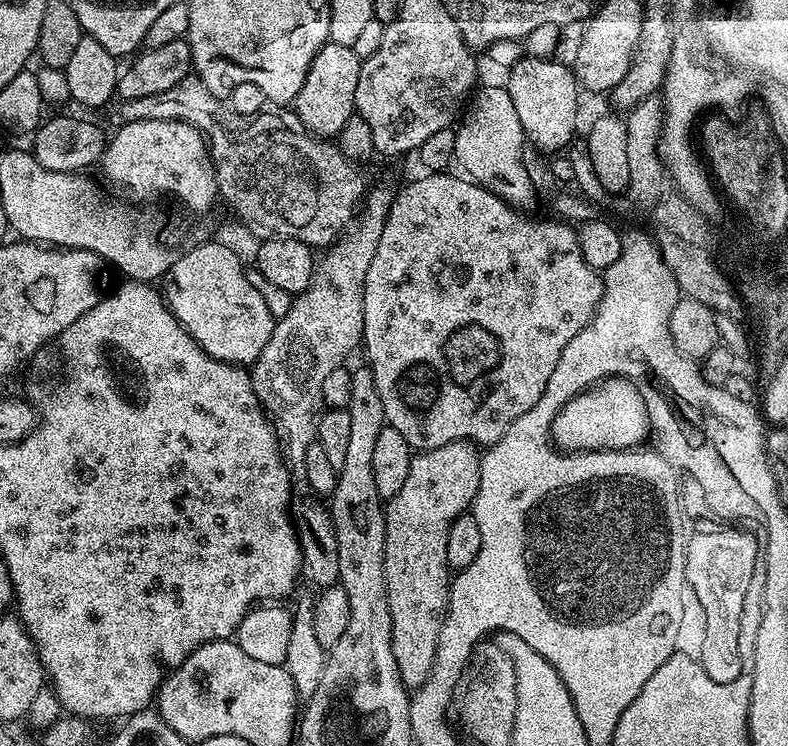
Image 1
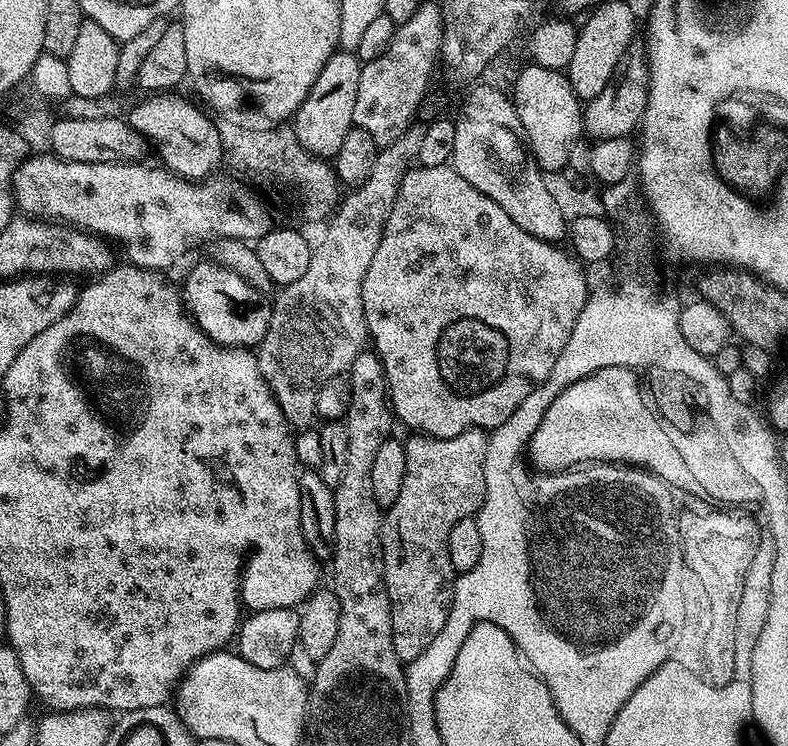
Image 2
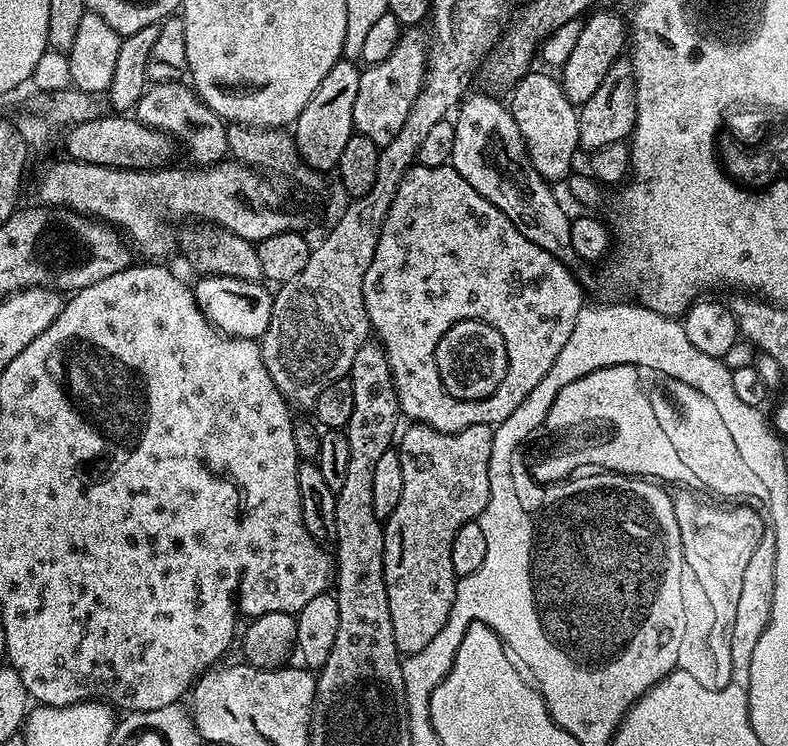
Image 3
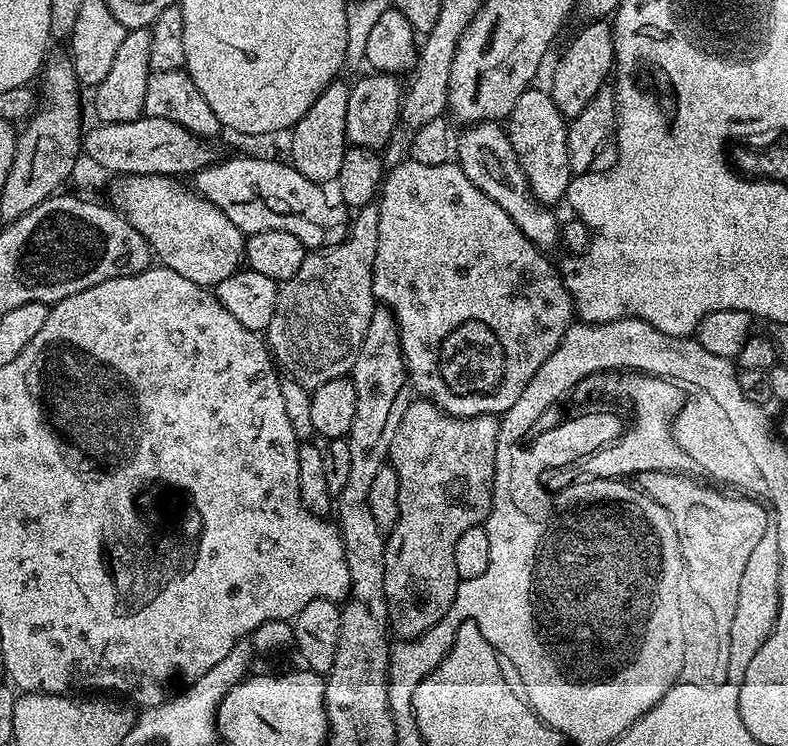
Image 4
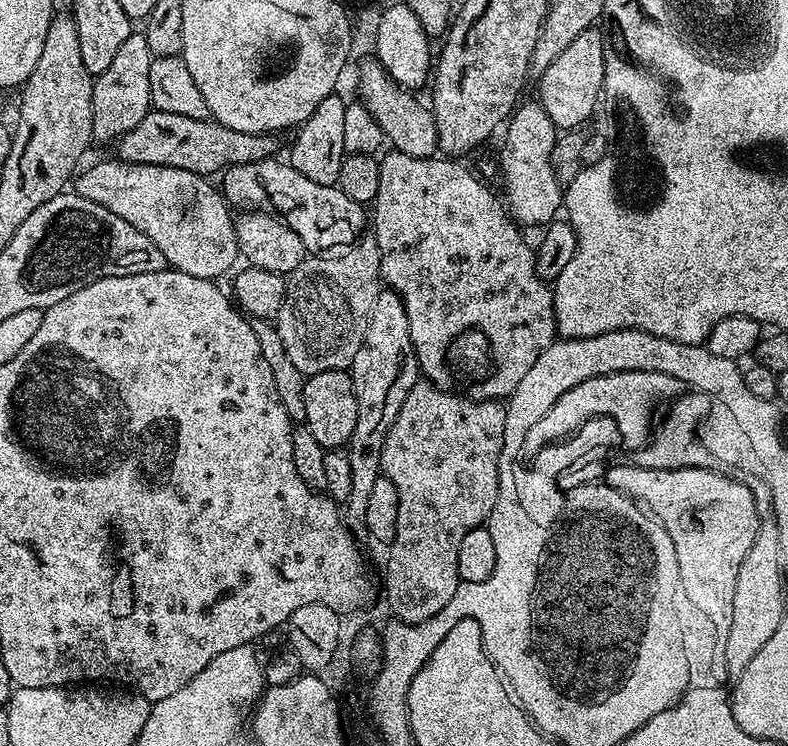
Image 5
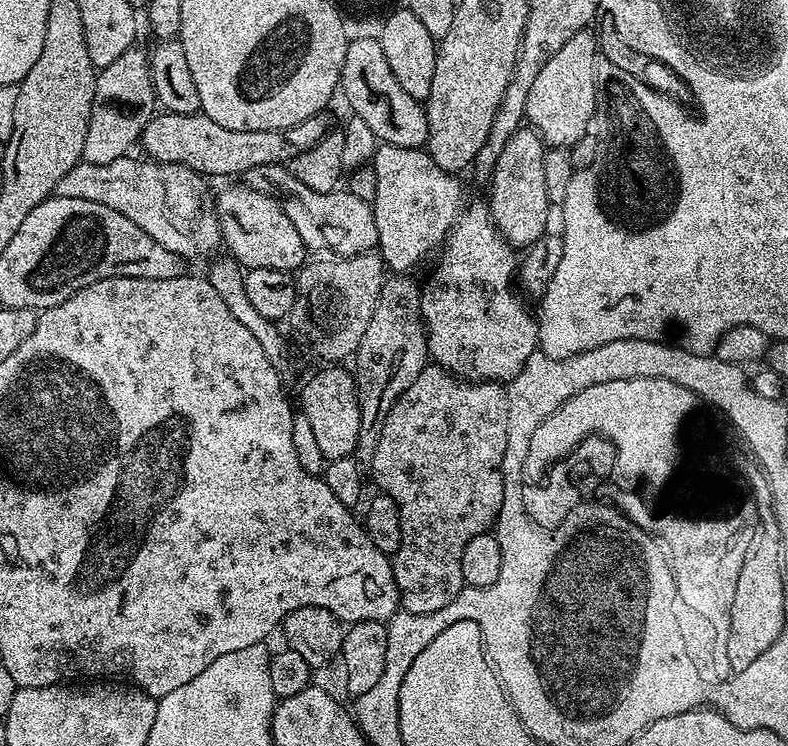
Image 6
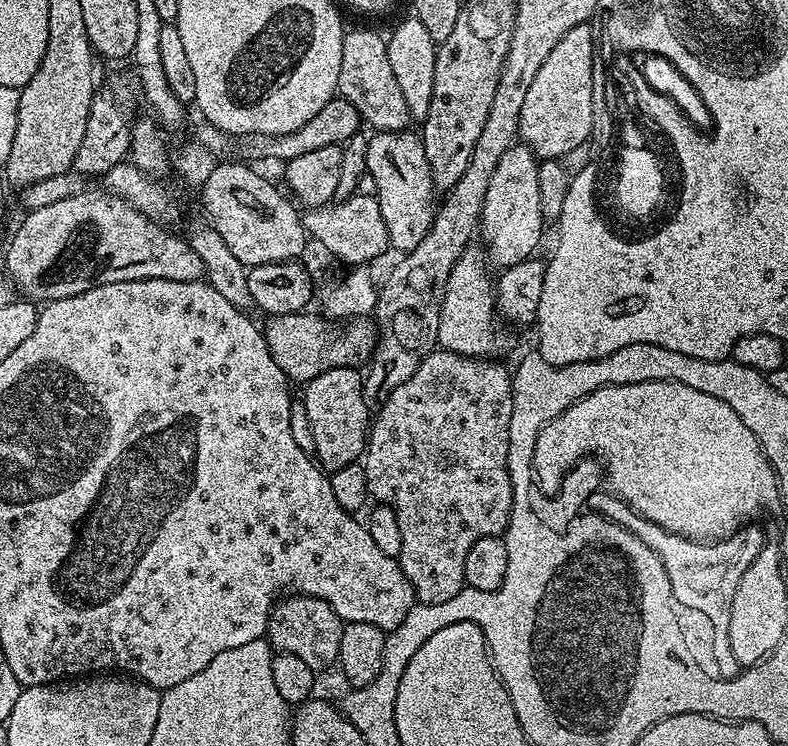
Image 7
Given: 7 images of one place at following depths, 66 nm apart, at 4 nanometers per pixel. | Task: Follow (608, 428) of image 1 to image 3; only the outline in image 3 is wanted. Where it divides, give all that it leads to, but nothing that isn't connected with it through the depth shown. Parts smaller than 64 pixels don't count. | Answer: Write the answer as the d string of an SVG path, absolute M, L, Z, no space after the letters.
M615 364L591 371L582 378L574 379L569 385L562 386L554 405L547 412L546 428L564 430L590 424L608 424L612 426L612 434L604 442L554 452L536 463L530 468L530 474L537 485L563 483L581 469L578 467L588 465L599 471L622 473L624 476L667 480L672 474L672 464L678 464L678 458L668 452L668 440L638 438L648 436L652 430L652 416L648 414L648 400L644 400L644 392L652 392L659 376L656 368L641 364Z

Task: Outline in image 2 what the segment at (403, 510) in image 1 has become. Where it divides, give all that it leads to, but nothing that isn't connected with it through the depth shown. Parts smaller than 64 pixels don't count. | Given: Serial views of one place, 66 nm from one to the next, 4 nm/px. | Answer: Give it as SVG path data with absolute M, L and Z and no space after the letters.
M472 428L454 438L436 440L433 436L412 434L404 440L406 450L406 478L402 478L402 490L398 498L383 513L380 526L382 558L384 559L384 585L390 598L392 637L394 650L402 662L418 658L430 642L434 642L438 630L446 626L450 606L456 595L458 573L450 566L450 529L462 518L475 517L480 511L486 490L486 450L488 436L481 429Z

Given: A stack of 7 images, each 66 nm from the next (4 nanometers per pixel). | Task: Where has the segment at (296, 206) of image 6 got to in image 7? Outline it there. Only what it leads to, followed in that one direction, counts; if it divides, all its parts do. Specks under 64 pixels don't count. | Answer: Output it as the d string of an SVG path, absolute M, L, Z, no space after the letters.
M353 194L339 202L313 208L303 213L304 231L312 236L332 256L337 256L344 266L368 266L384 251L389 251L386 222L382 222L380 202L375 196Z

